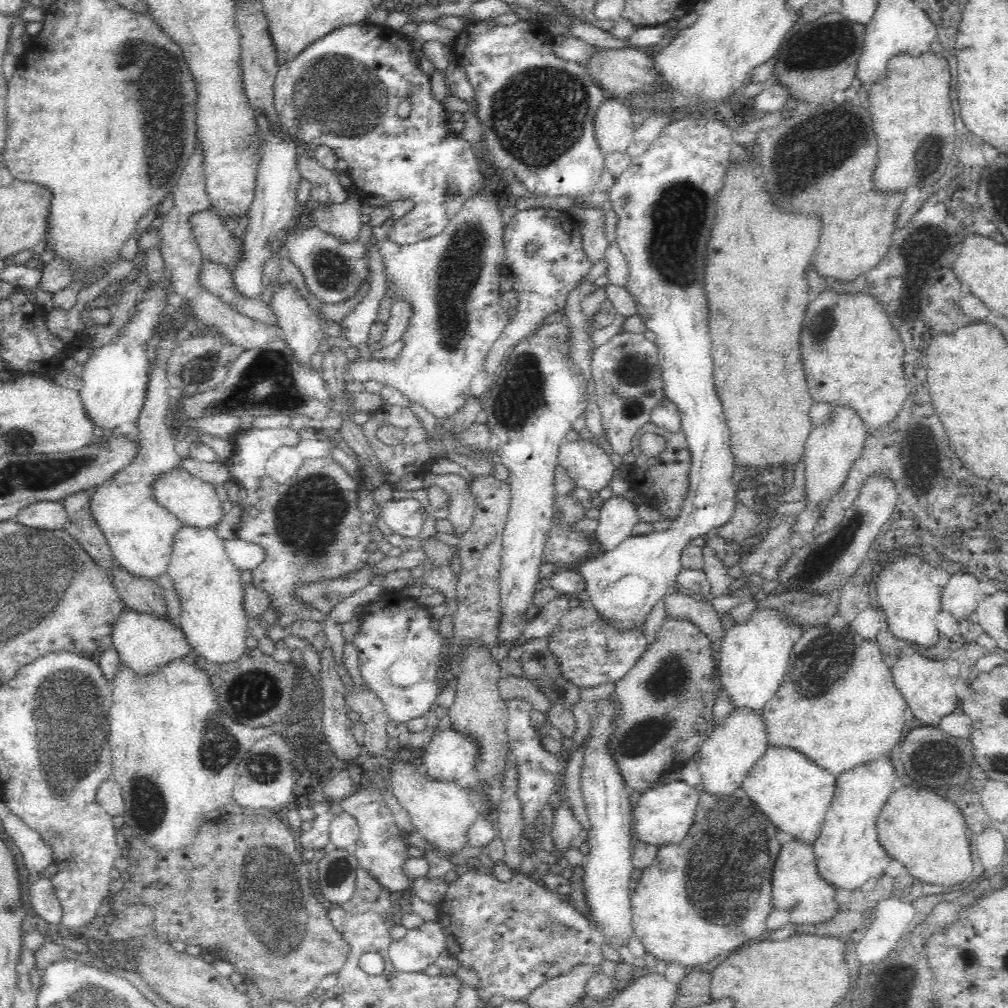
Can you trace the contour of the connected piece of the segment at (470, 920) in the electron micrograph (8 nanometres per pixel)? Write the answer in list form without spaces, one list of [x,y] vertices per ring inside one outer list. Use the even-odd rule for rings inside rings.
[[[457,868],[456,880],[451,880],[438,907],[438,922],[445,935],[445,950],[462,966],[472,968],[482,986],[478,993],[486,999],[496,994],[509,1001],[524,1001],[527,996],[549,978],[580,963],[602,964],[602,943],[596,936],[588,918],[567,902],[560,901],[559,894],[544,888],[536,877],[517,872],[508,882],[502,882],[482,869]]]

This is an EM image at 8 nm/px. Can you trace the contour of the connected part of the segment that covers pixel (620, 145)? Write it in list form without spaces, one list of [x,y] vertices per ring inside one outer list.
[[[623,98],[602,102],[595,117],[595,134],[602,153],[627,151],[632,140],[632,107]]]

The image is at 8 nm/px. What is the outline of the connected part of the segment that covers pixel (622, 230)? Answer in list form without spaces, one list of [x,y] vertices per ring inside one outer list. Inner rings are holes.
[[[682,115],[660,132],[660,136],[647,146],[646,152],[631,158],[627,169],[615,179],[608,190],[612,210],[618,218],[615,242],[628,263],[630,278],[626,289],[638,303],[638,316],[646,328],[656,334],[657,357],[662,368],[665,397],[678,407],[681,430],[688,439],[692,451],[689,487],[679,513],[670,520],[670,526],[662,532],[652,531],[643,535],[632,535],[617,544],[612,550],[586,560],[576,570],[584,576],[588,595],[601,616],[606,616],[623,628],[632,628],[634,623],[644,624],[654,605],[666,594],[675,591],[681,566],[682,552],[694,538],[702,538],[715,528],[726,524],[735,511],[736,498],[734,477],[739,474],[732,452],[730,431],[724,416],[724,407],[714,383],[711,338],[708,330],[706,295],[703,294],[706,240],[714,220],[714,193],[721,187],[723,172],[730,162],[732,133],[718,117],[708,120],[704,116],[688,118]]]

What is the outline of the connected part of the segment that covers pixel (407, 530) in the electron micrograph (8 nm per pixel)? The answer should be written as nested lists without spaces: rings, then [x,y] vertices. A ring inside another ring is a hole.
[[[413,498],[390,500],[382,506],[379,514],[382,522],[394,533],[402,536],[418,536],[424,522],[424,508]]]

